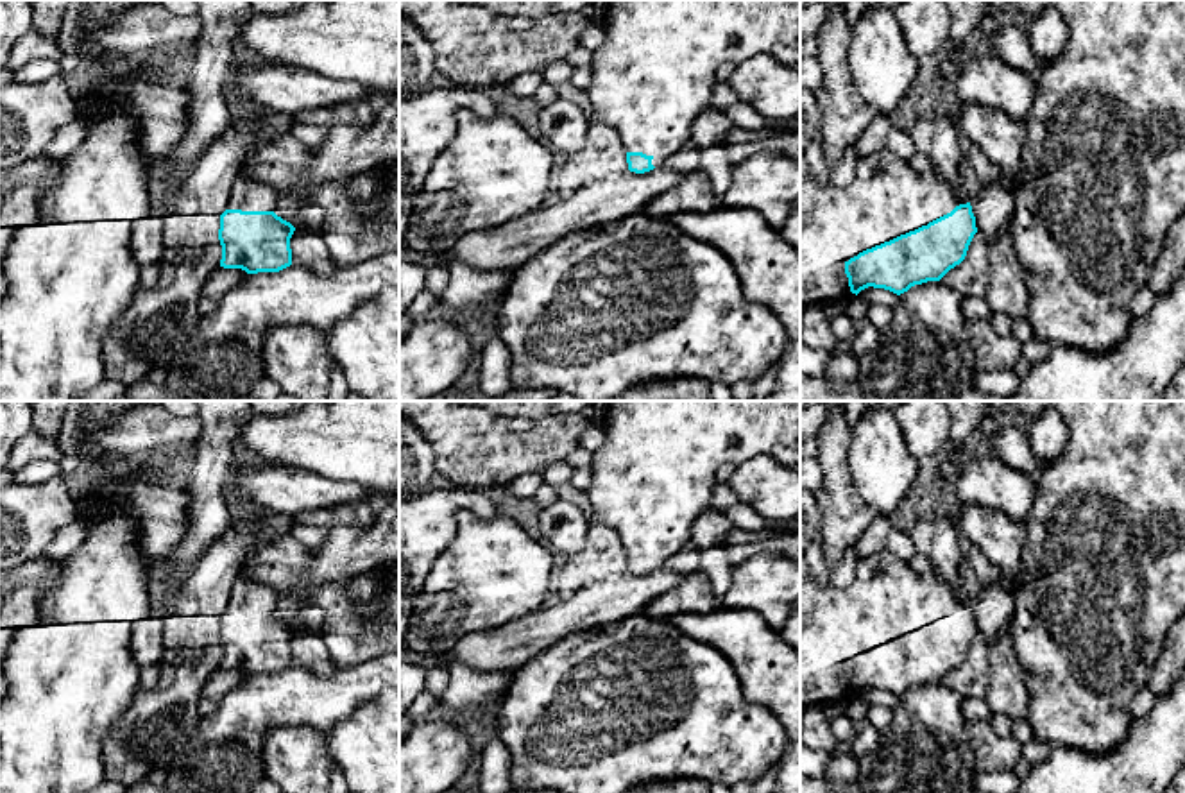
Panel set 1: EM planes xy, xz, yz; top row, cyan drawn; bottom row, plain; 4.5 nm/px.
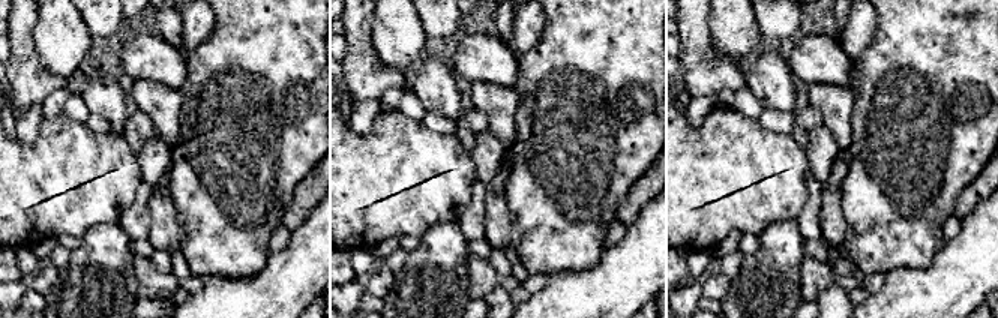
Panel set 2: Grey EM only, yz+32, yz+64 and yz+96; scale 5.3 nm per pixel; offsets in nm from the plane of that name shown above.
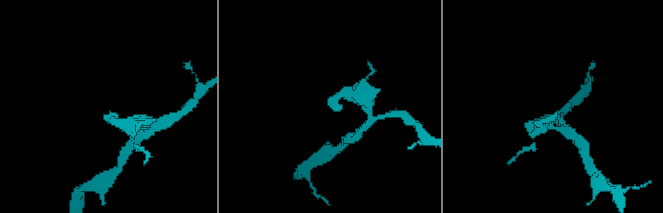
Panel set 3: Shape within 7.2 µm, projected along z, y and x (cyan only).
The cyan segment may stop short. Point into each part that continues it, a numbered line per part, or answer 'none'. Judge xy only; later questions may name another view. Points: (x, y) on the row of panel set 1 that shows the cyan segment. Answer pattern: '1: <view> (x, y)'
1: xy (249, 196)

